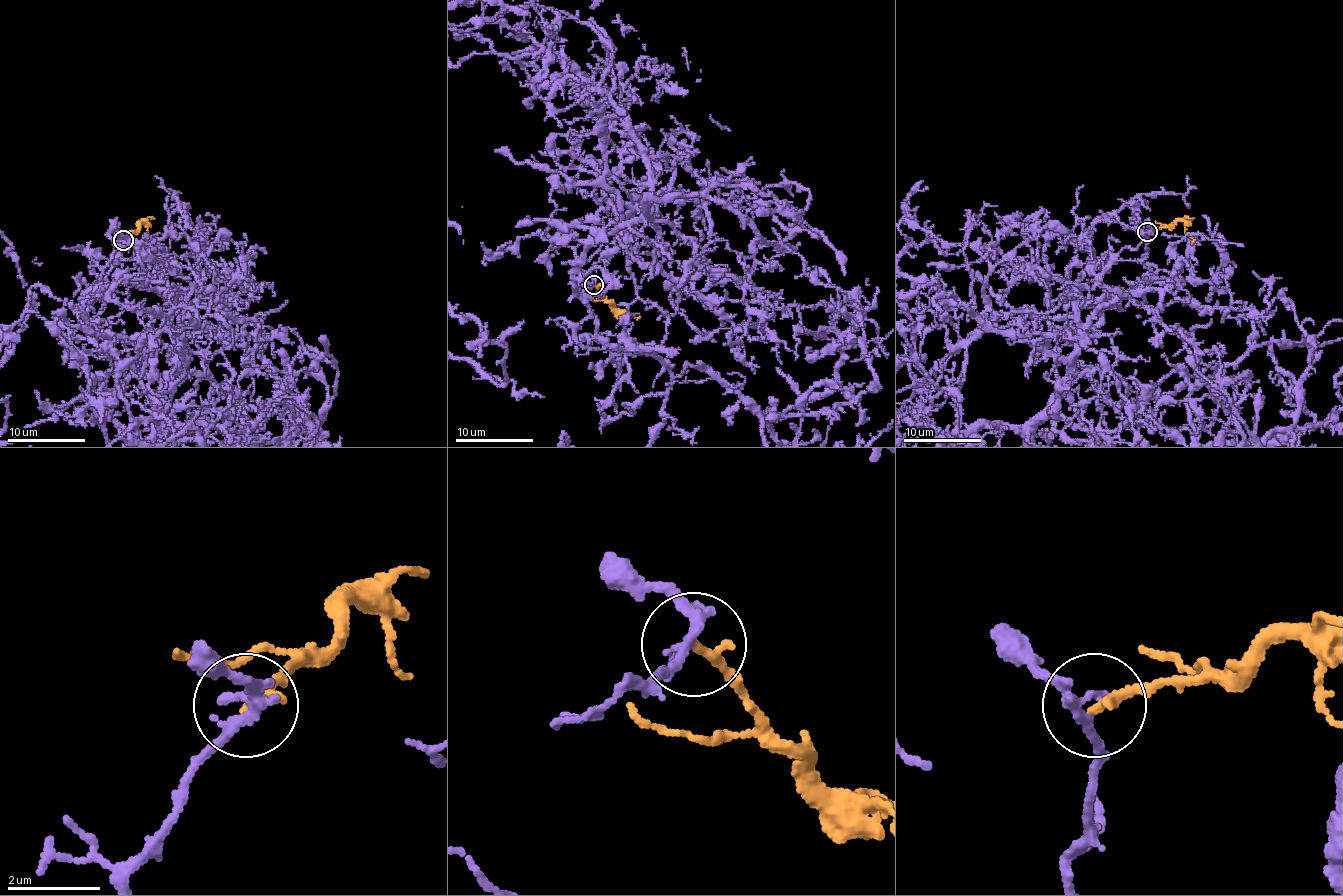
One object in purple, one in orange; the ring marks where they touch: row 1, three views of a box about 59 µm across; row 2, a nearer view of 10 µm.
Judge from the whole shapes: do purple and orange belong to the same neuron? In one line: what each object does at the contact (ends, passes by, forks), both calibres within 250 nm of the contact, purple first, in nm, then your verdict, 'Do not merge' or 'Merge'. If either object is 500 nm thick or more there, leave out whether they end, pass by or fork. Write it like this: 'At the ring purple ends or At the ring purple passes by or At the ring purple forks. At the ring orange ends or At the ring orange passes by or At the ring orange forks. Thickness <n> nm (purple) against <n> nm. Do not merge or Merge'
At the ring purple passes by. At the ring orange ends. Thickness 240 nm (purple) against 200 nm. Merge

